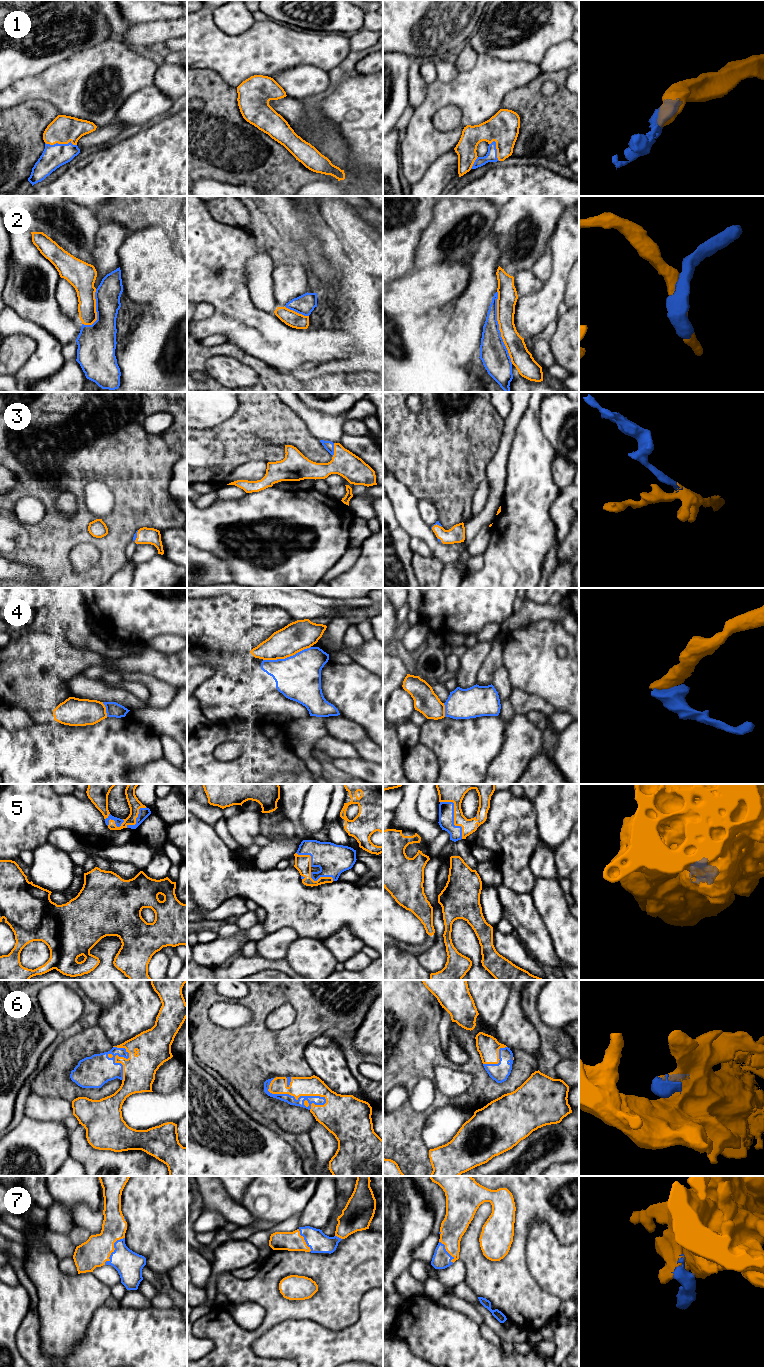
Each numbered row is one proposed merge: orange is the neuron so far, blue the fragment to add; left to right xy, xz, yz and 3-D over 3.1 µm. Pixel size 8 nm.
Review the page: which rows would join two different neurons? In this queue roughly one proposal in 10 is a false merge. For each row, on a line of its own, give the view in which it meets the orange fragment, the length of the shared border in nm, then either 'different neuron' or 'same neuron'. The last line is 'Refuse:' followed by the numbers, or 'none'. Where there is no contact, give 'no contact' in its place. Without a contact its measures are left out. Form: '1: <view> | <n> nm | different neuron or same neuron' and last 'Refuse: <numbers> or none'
1: xy | 260 nm | same neuron
2: yz | 600 nm | same neuron
3: xz | 120 nm | same neuron
4: xz | 400 nm | same neuron
5: yz | 360 nm | same neuron
6: xz | 500 nm | same neuron
7: xy | 280 nm | same neuron
Refuse: none

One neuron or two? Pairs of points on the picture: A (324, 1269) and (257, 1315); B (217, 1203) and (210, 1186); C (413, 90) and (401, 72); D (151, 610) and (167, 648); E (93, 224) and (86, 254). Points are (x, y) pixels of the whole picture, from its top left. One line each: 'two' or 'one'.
A: two
B: one
C: two
D: two
E: one

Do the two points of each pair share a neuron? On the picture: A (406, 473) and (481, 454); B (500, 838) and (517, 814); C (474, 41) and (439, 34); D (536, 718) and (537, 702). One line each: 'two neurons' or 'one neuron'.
A: one neuron
B: one neuron
C: two neurons
D: two neurons

